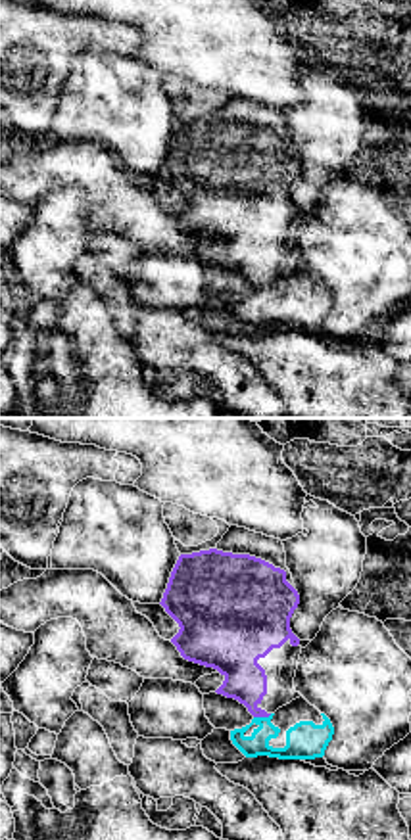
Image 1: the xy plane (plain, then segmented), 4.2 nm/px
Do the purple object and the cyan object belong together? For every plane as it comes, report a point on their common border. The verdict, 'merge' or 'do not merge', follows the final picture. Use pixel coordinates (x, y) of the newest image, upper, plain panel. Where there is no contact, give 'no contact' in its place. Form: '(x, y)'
(262, 286)

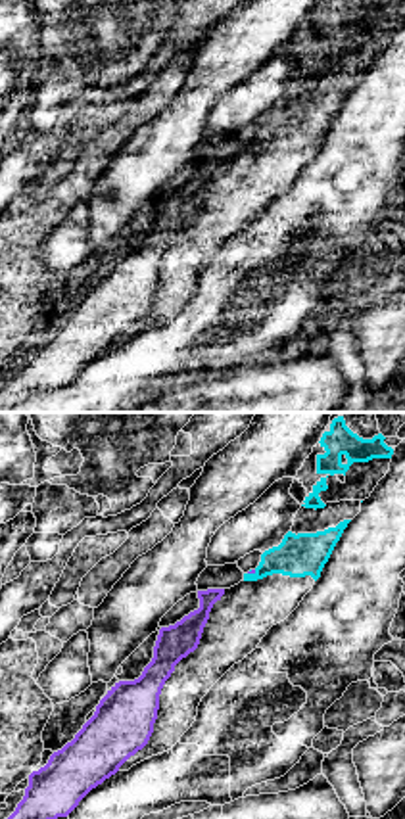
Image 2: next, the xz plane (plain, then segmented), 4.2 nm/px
(252, 140)

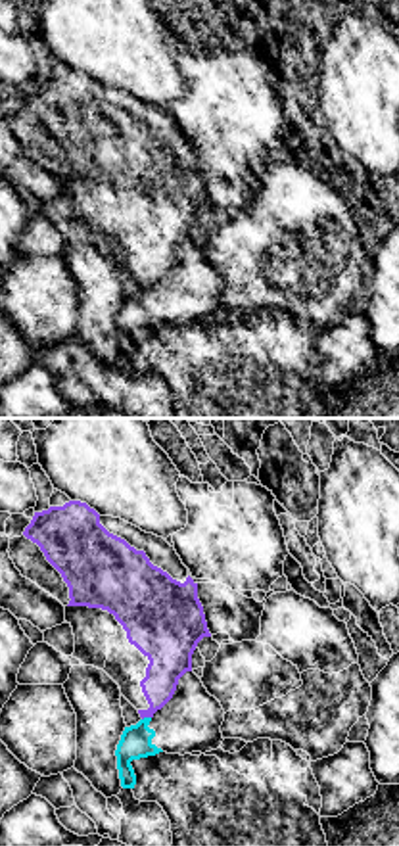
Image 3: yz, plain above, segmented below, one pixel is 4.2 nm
(146, 286)

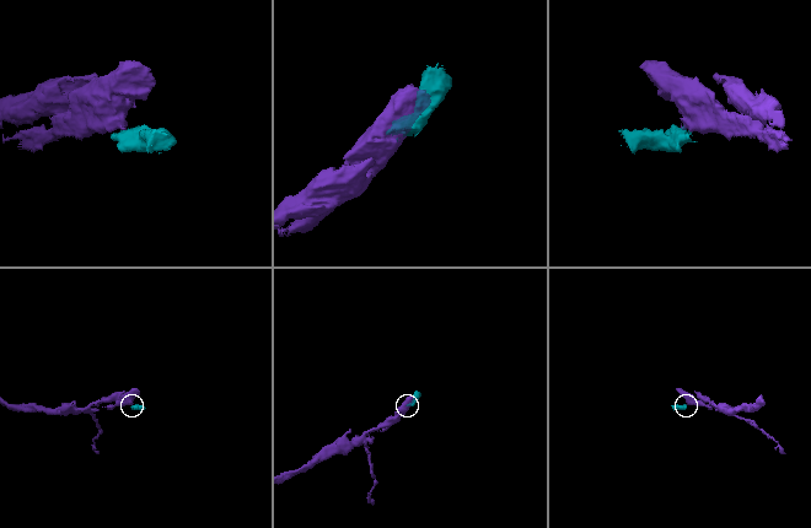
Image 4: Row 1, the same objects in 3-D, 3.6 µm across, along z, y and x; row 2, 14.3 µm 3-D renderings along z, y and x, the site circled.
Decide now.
do not merge

